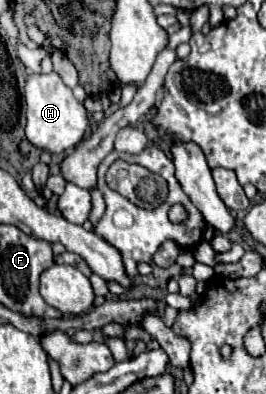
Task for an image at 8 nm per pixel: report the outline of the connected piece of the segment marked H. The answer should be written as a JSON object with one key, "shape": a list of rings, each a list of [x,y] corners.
{"shape":[[[56,73],[50,75],[30,75],[26,81],[26,137],[28,141],[48,153],[60,155],[70,153],[76,149],[76,145],[84,139],[84,133],[88,129],[88,111],[80,101],[74,99],[72,89],[62,83],[62,79]]]}

